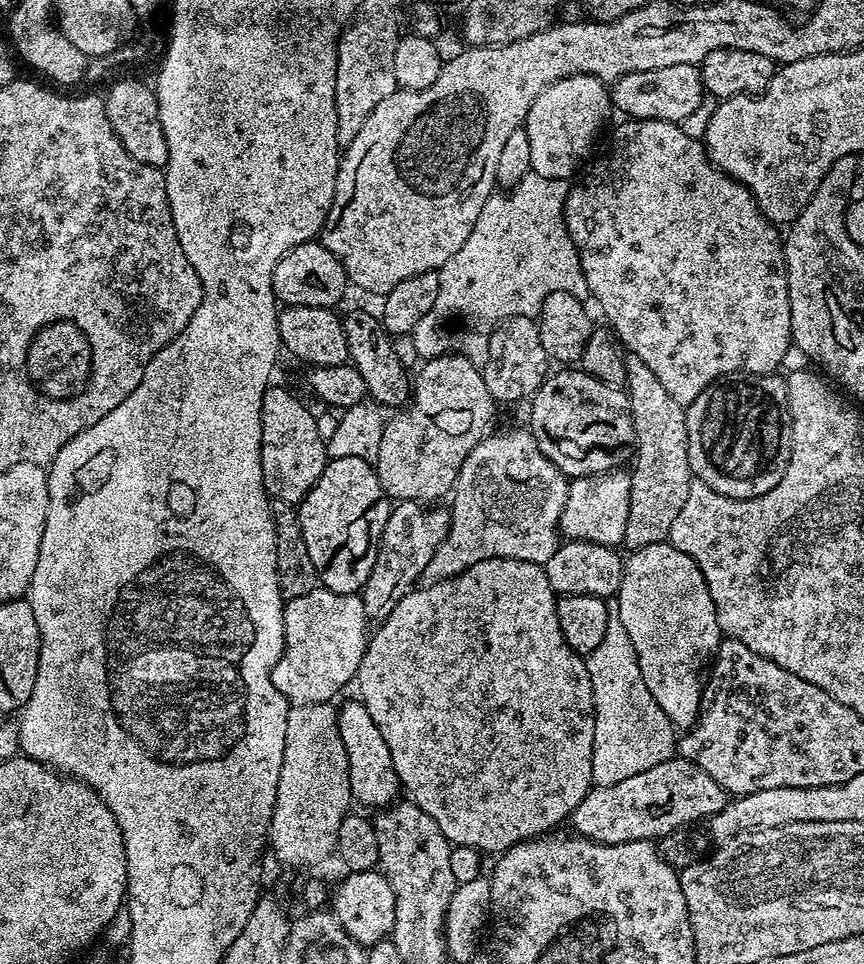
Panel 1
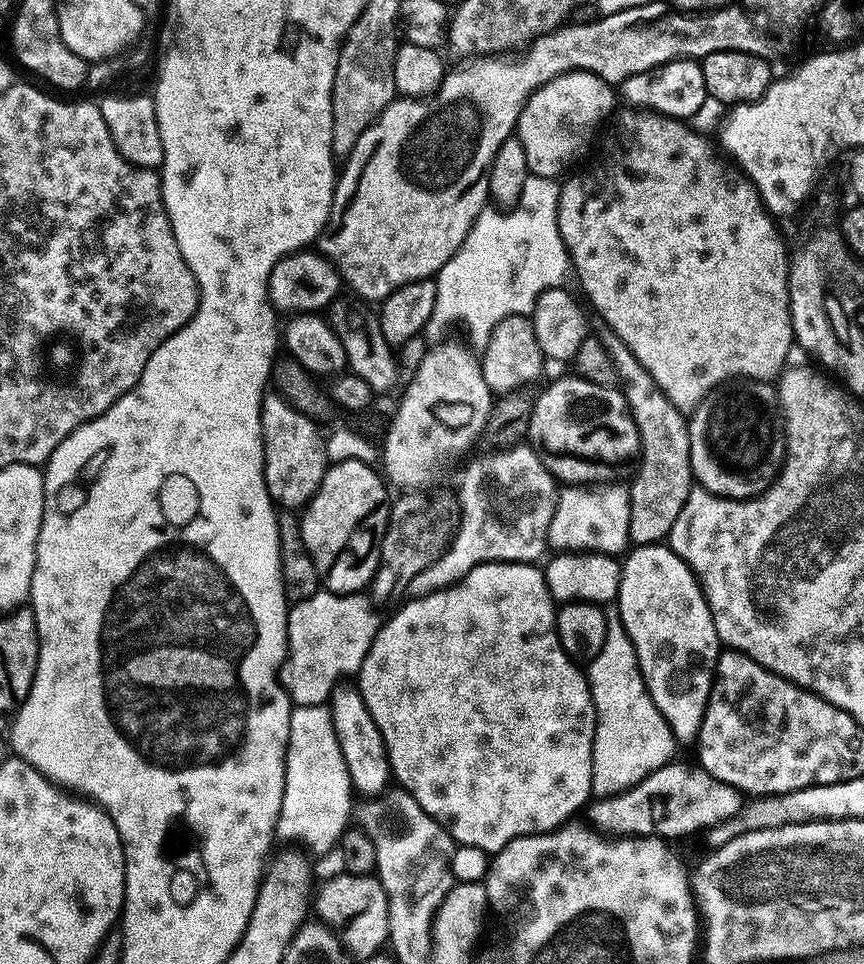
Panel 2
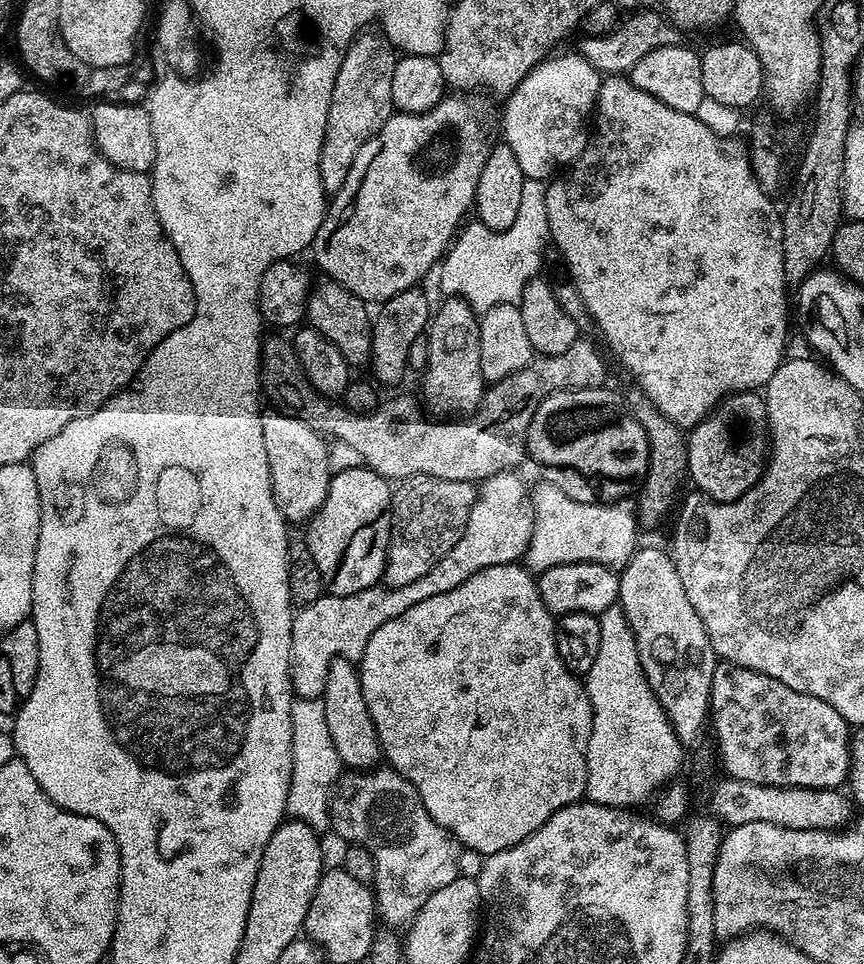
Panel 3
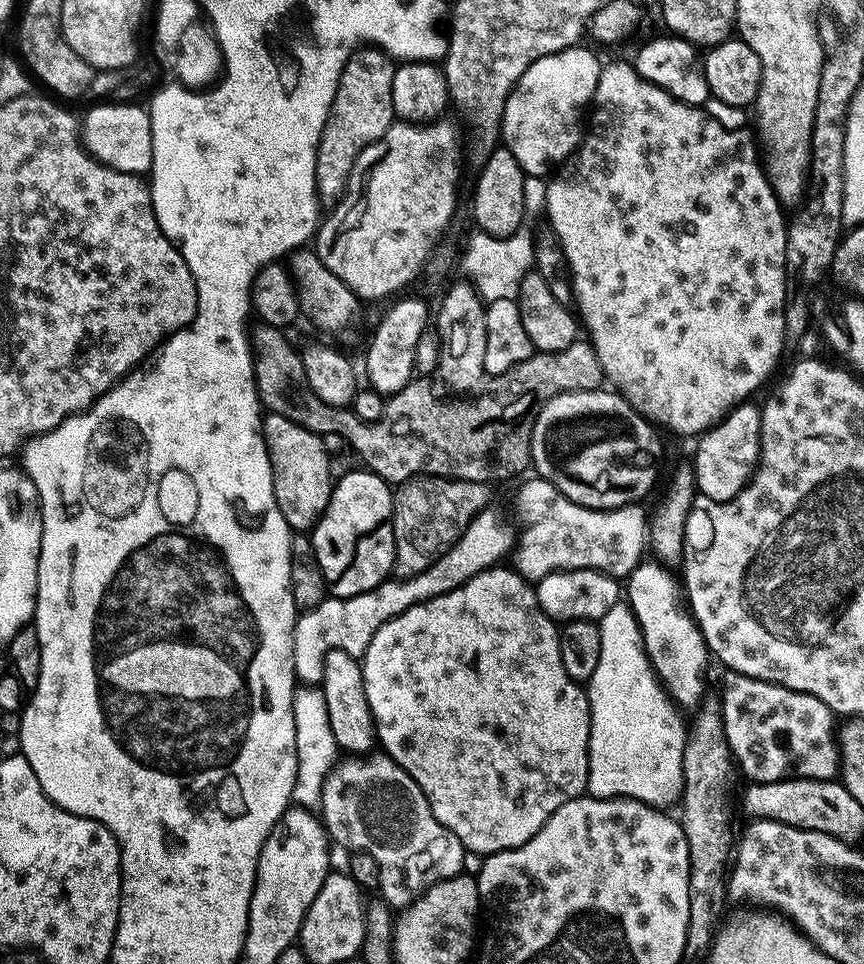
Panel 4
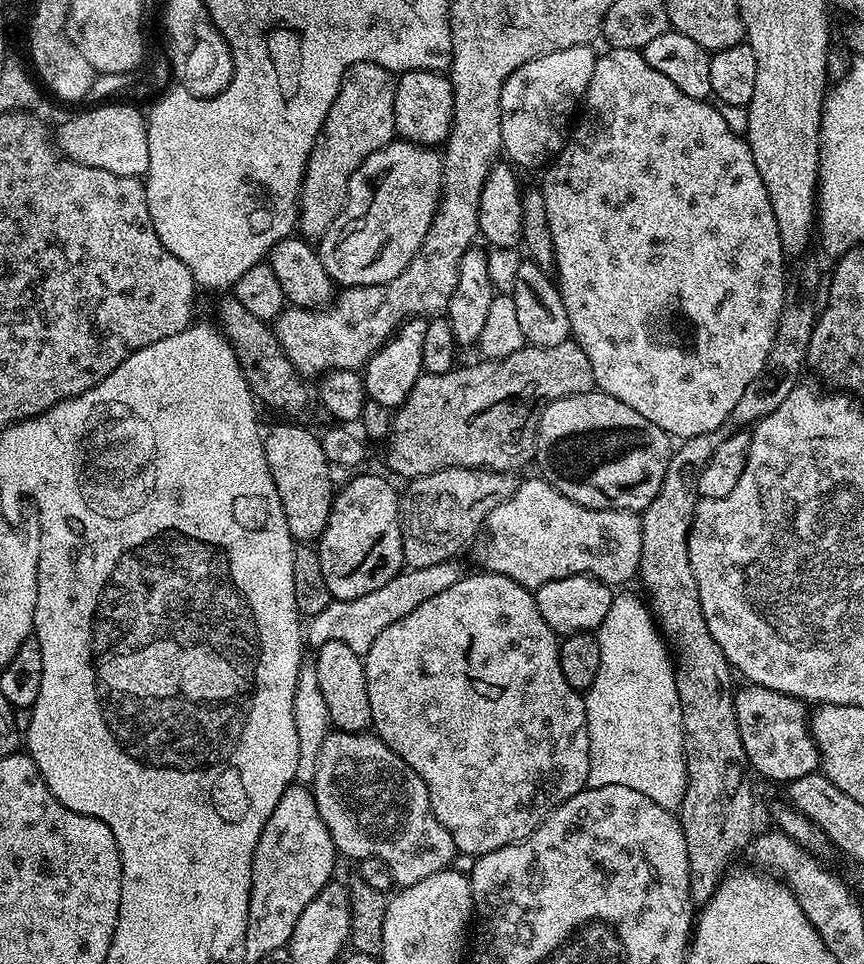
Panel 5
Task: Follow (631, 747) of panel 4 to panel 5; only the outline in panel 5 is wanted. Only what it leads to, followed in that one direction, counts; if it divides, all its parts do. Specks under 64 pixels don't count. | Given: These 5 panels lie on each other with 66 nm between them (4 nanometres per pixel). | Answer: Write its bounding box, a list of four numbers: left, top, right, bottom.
[583,590,688,810]

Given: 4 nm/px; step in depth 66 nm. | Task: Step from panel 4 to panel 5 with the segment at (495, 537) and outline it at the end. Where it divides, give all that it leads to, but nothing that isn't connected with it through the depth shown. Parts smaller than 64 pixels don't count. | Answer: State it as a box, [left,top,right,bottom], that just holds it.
[307,562,462,654]

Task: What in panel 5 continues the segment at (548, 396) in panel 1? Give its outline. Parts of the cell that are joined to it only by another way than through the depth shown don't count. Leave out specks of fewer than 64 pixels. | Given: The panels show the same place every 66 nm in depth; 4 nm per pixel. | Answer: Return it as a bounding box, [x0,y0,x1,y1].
[534,390,673,514]

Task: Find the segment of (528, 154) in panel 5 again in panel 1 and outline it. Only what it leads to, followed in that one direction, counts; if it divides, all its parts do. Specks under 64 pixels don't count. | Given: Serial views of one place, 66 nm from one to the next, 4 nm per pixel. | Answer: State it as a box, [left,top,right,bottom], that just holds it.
[522,76,610,181]

